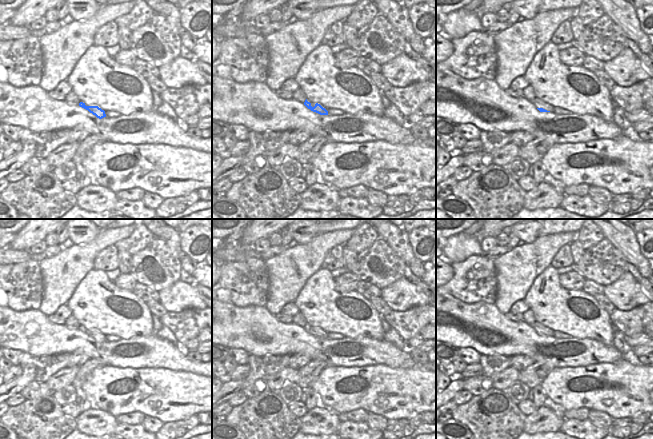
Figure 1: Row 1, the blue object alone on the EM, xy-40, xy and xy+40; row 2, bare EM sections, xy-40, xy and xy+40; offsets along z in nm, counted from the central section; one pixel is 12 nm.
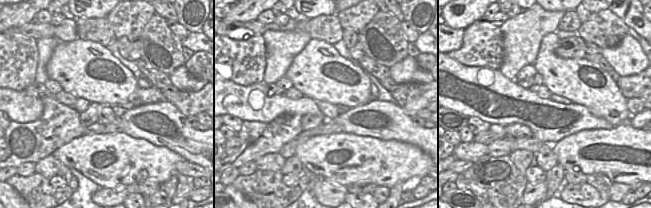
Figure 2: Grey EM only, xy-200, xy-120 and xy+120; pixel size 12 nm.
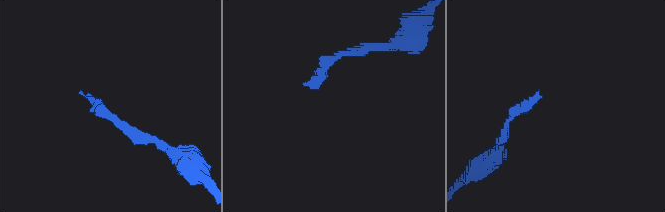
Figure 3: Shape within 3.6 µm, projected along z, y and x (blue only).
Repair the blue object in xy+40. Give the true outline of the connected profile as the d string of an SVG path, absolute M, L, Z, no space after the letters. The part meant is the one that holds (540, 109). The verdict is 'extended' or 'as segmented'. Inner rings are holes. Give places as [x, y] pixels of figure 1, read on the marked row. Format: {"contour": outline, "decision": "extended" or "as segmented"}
{"contour": "M535 98L532 103L540 112L553 112L553 107L539 98Z", "decision": "extended"}

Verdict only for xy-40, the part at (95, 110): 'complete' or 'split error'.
complete

